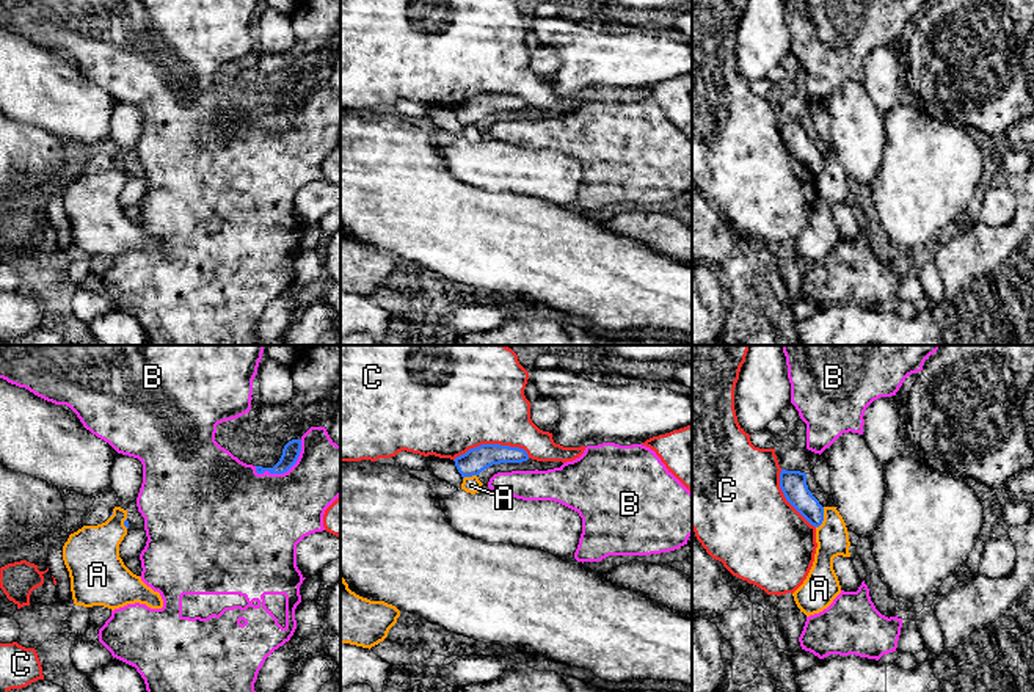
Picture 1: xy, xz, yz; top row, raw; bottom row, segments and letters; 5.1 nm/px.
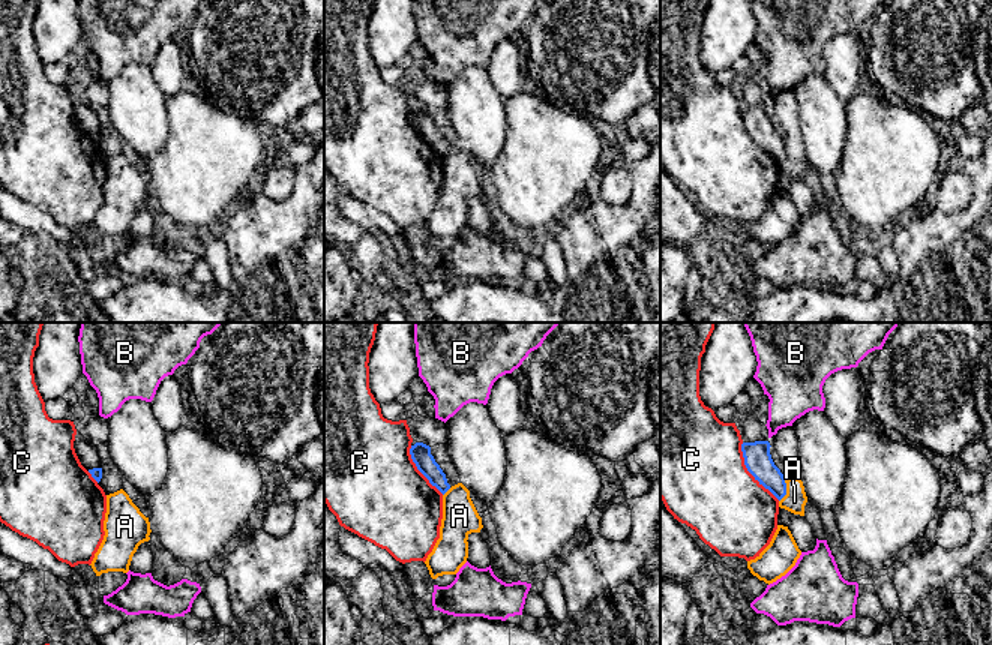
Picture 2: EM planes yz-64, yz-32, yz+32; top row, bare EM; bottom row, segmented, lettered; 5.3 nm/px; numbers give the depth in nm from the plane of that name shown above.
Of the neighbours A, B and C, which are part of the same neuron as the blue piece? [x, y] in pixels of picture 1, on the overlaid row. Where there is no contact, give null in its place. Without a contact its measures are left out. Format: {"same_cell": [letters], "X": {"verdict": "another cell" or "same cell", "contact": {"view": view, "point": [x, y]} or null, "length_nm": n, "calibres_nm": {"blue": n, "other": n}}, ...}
{"same_cell": [], "A": {"verdict": "another cell", "contact": {"view": "yz", "point": [822, 518]}, "length_nm": 120, "calibres_nm": {"blue": 140, "other": 170}}, "B": {"verdict": "another cell", "contact": {"view": "xy", "point": [286, 471]}, "length_nm": 300, "calibres_nm": {"blue": 90, "other": 440}}, "C": {"verdict": "another cell", "contact": {"view": "xz", "point": [491, 444]}, "length_nm": 400, "calibres_nm": {"blue": 130, "other": 480}}}

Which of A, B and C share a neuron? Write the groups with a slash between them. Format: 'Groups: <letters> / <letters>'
Groups: A / B / C

